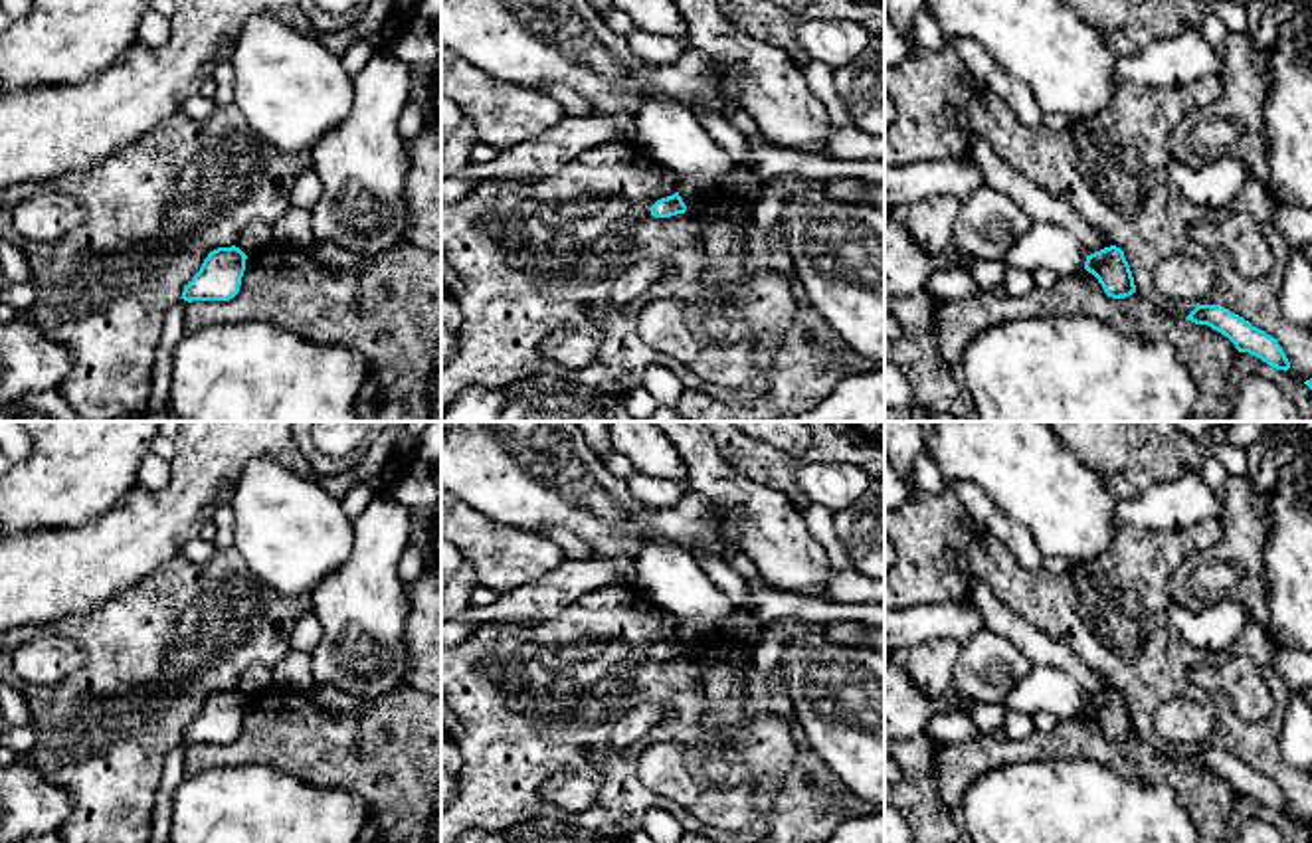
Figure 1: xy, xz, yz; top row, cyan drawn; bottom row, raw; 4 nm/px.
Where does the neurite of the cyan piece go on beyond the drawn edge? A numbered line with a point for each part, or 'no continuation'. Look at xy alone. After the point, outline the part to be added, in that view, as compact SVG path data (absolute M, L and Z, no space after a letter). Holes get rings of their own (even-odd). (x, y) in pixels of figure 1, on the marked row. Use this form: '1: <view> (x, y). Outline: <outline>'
no continuation

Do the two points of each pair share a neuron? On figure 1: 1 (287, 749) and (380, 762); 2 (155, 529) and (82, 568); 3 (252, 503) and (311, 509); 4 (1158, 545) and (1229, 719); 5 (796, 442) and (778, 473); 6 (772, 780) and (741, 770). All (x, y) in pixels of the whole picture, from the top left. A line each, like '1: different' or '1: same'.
1: same
2: same
3: same
4: same
5: different
6: same

